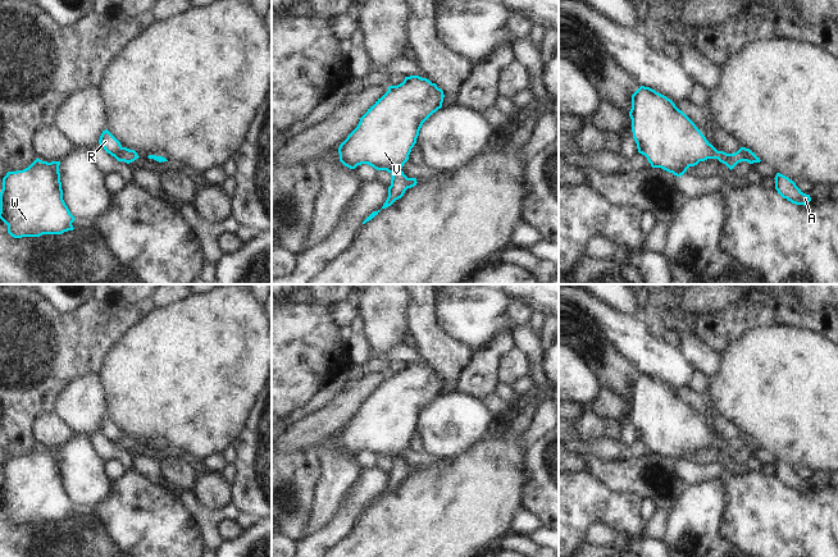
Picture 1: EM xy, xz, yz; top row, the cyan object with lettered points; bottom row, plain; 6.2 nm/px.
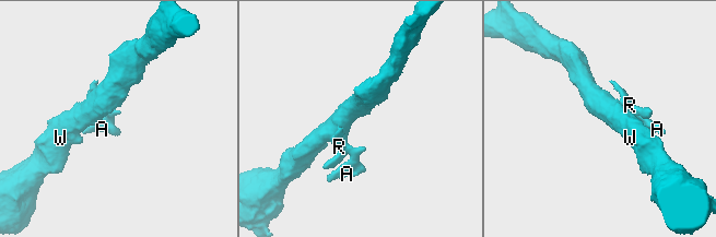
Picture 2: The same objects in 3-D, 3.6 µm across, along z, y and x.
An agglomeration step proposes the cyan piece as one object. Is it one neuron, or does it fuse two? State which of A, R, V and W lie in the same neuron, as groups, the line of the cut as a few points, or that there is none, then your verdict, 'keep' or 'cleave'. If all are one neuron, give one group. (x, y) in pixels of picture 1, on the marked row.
groups A V W / R; cut xz (400, 168), (386, 169); cleave

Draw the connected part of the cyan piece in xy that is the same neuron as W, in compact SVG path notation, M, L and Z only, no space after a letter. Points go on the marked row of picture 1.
M36 159L28 168L8 172L0 192L0 219L14 238L73 230L74 216L63 200L60 161Z

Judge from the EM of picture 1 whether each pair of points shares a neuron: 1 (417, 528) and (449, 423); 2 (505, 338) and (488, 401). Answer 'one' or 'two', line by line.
1: two
2: two

